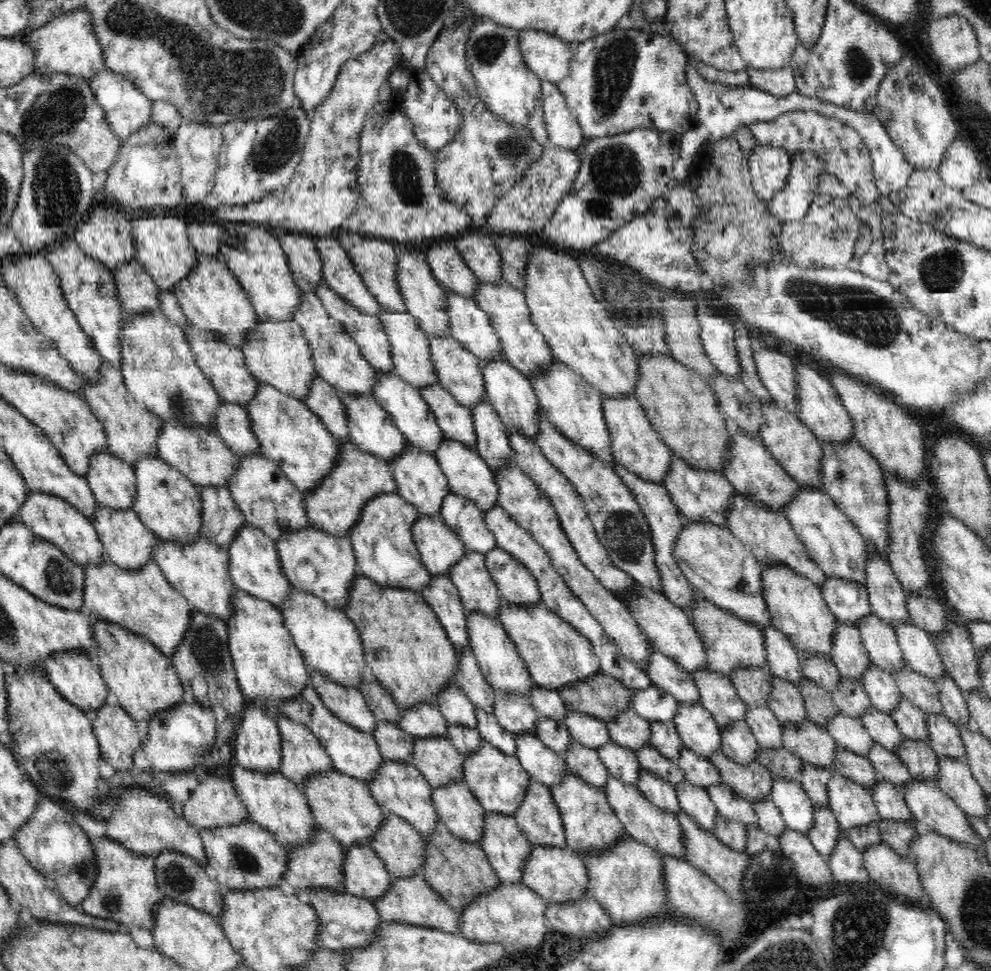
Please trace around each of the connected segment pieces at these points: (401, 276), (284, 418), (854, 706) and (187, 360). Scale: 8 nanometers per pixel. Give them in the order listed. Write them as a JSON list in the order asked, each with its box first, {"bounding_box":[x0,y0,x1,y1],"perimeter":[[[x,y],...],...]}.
[{"bounding_box":[397,247,450,338],"perimeter":[[[403,247],[399,249],[399,262],[397,267],[397,280],[404,301],[406,302],[407,312],[412,314],[418,321],[418,326],[429,338],[444,338],[450,336],[450,317],[447,314],[447,292],[442,284],[437,281],[428,265],[423,254],[411,252]]]},{"bounding_box":[245,381,342,494],"perimeter":[[[259,381],[258,392],[245,408],[254,434],[260,441],[261,454],[275,462],[298,490],[305,494],[314,490],[314,486],[320,486],[322,478],[326,478],[326,474],[330,474],[334,468],[342,446],[326,429],[320,417],[301,400]]]},{"bounding_box":[832,677,873,719],"perimeter":[[[842,677],[842,686],[832,690],[832,700],[839,707],[842,715],[862,719],[864,714],[873,710],[872,701],[862,683],[851,678]]]},{"bounding_box":[120,312,224,428],"perimeter":[[[160,312],[145,313],[142,315],[131,315],[130,318],[122,320],[122,332],[120,332],[120,343],[122,343],[122,363],[120,370],[124,382],[130,394],[140,405],[145,406],[152,414],[162,420],[178,420],[195,424],[195,426],[205,426],[214,428],[214,414],[218,406],[224,401],[214,390],[208,378],[198,367],[190,348],[190,343],[186,340],[186,333],[182,327],[169,322],[166,315]]]}]

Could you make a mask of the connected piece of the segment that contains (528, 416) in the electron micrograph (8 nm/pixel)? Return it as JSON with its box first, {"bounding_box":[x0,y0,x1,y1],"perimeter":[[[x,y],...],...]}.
{"bounding_box":[481,356,541,441],"perimeter":[[[497,356],[494,361],[481,360],[481,370],[486,387],[486,400],[496,409],[500,420],[509,428],[517,428],[522,434],[536,441],[541,406],[530,380],[512,367],[508,360],[504,361],[504,358]]]}

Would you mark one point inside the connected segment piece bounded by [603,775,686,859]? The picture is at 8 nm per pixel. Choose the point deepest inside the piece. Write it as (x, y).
(658, 829)

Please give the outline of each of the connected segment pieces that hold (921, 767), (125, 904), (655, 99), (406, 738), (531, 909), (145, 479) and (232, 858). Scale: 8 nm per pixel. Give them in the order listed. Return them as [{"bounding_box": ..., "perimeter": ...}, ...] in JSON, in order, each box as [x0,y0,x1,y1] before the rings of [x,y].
[{"bounding_box":[897,738,940,781],"perimeter":[[[903,738],[904,745],[897,755],[910,770],[911,776],[920,781],[938,781],[940,765],[939,756],[926,743]]]},{"bounding_box":[79,836,167,928],"perimeter":[[[107,836],[100,839],[91,838],[93,850],[95,850],[96,878],[86,898],[79,907],[83,912],[96,918],[104,918],[120,923],[122,926],[131,928],[154,928],[154,906],[167,896],[158,888],[156,873],[154,870],[155,860],[152,857],[144,857],[130,853],[130,850],[110,840]]]},{"bounding_box":[557,30,699,139],"perimeter":[[[614,30],[602,35],[595,35],[593,38],[586,40],[574,46],[574,54],[571,58],[570,70],[568,76],[563,78],[557,85],[560,92],[566,99],[570,112],[579,120],[583,136],[587,139],[602,138],[606,136],[614,136],[616,134],[624,134],[627,131],[640,128],[650,128],[659,130],[660,132],[674,131],[678,135],[683,135],[696,125],[697,112],[699,104],[694,96],[688,81],[686,81],[686,64],[690,61],[690,57],[682,49],[682,45],[671,36],[661,36],[660,34],[644,33],[638,30]]]},{"bounding_box":[373,721,415,762],"perimeter":[[[378,721],[373,733],[380,753],[390,762],[412,762],[415,738],[390,722]]]},{"bounding_box":[460,883,550,948],"perimeter":[[[524,883],[498,884],[494,890],[480,894],[474,898],[462,912],[462,926],[460,936],[478,942],[504,942],[509,948],[516,944],[522,946],[541,946],[546,940],[546,932],[550,928],[546,926],[544,914],[546,914],[547,902],[528,888]]]},{"bounding_box":[132,456,203,544],"perimeter":[[[159,456],[138,458],[133,469],[136,477],[136,491],[132,510],[141,518],[146,528],[161,540],[172,544],[196,542],[201,536],[203,510],[198,487]]]},{"bounding_box":[199,817,289,890],"perimeter":[[[250,817],[234,826],[218,826],[199,830],[207,855],[207,866],[215,880],[230,890],[256,890],[280,886],[286,872],[289,852],[276,842],[268,830]]]}]

